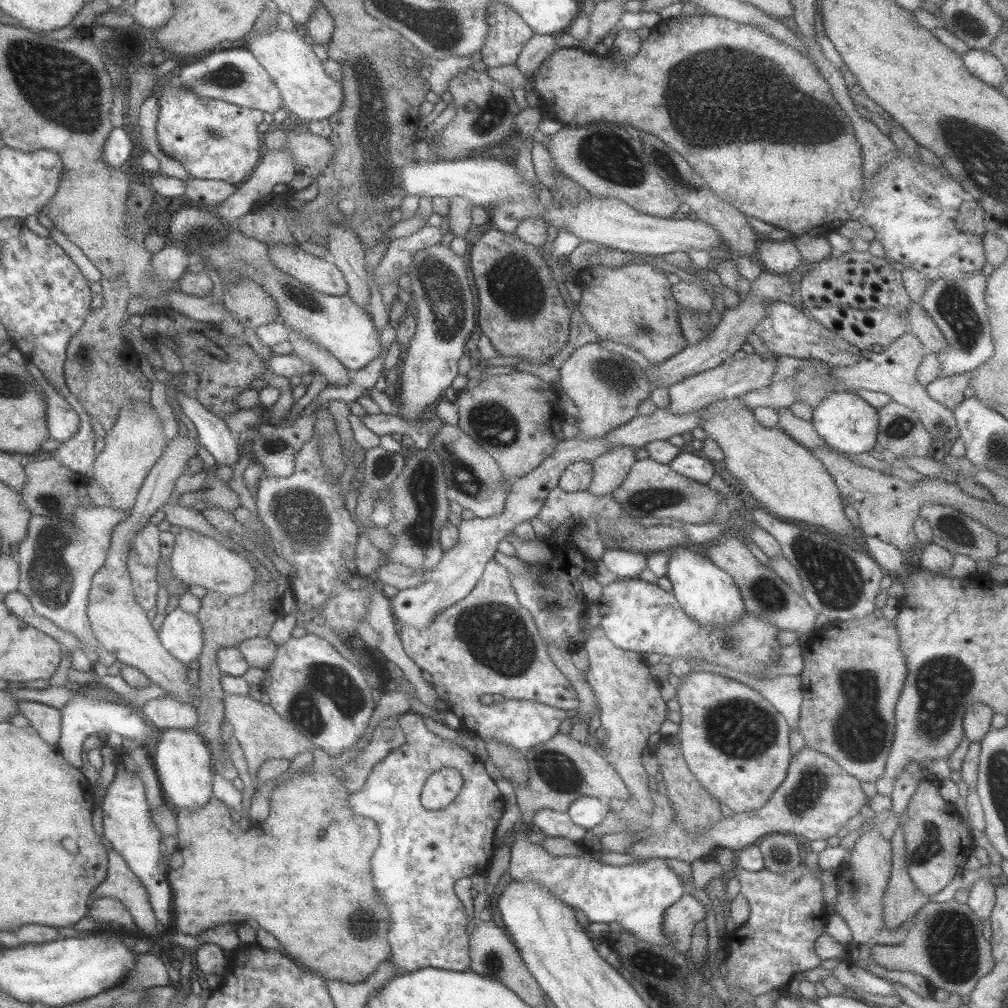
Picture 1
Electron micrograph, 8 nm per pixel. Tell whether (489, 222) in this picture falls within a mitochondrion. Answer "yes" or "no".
no

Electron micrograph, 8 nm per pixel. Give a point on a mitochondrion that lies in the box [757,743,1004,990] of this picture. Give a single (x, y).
(957, 950)

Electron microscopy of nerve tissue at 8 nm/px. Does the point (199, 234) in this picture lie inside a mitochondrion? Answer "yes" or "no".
yes

